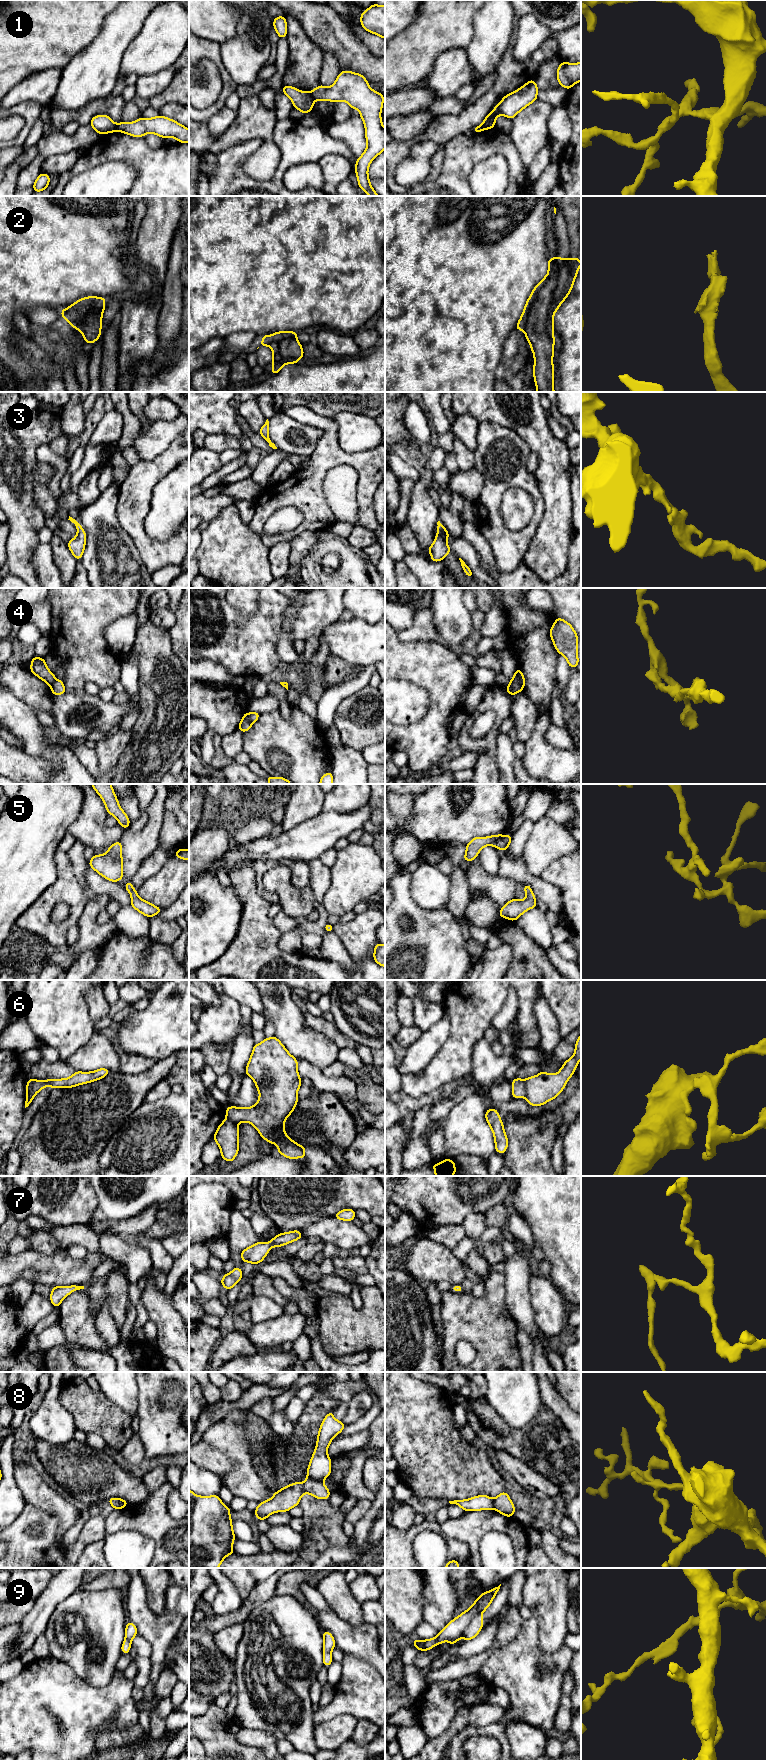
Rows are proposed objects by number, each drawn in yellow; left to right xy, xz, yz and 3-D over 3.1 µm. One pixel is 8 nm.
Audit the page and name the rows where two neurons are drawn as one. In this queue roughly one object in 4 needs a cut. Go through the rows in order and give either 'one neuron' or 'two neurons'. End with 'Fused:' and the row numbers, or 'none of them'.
1: two neurons
2: one neuron
3: one neuron
4: two neurons
5: one neuron
6: two neurons
7: one neuron
8: two neurons
9: one neuron
Fused: 1, 4, 6, 8

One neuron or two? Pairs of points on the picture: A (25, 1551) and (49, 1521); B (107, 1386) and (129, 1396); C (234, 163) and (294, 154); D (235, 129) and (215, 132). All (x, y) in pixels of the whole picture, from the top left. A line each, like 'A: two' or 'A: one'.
A: one
B: one
C: one
D: two

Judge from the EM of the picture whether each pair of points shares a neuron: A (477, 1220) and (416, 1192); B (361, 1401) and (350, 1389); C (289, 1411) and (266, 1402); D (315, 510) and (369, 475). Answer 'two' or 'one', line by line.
A: two
B: two
C: two
D: one

